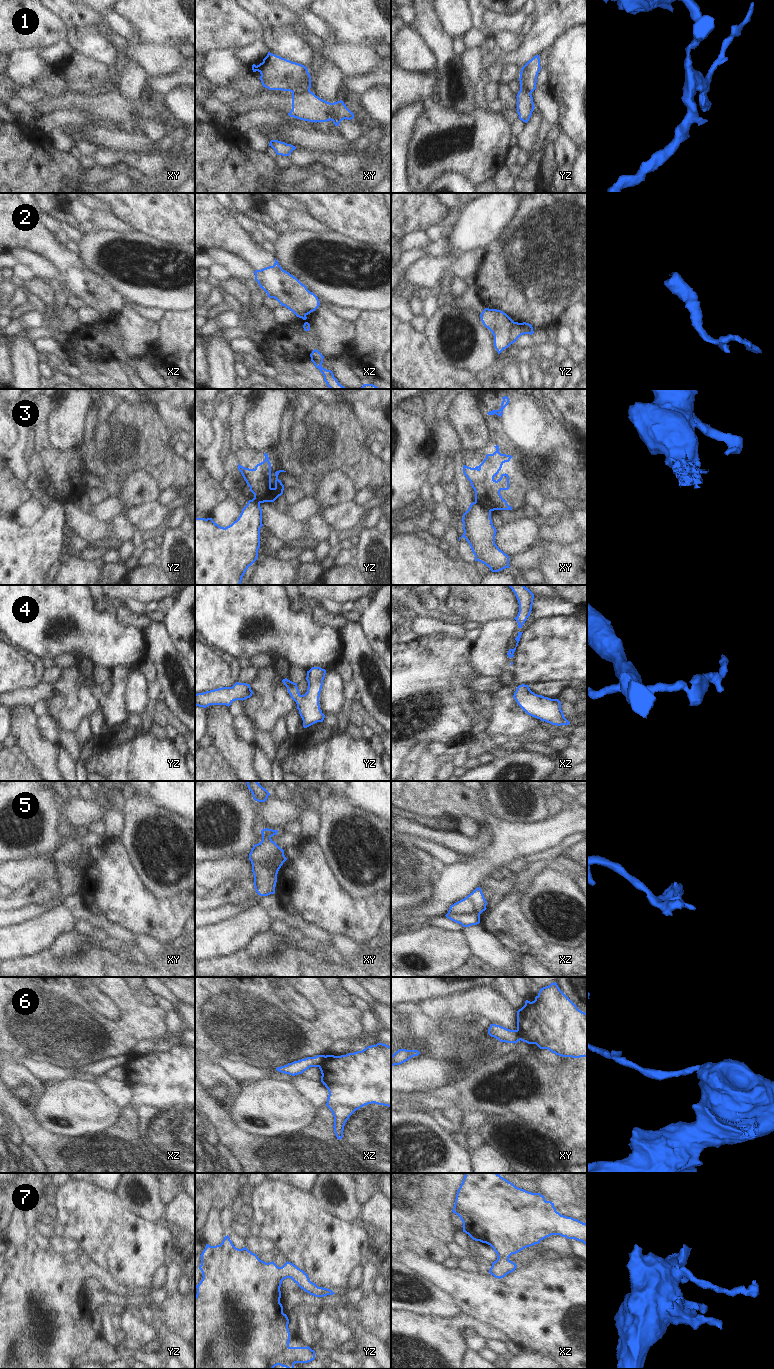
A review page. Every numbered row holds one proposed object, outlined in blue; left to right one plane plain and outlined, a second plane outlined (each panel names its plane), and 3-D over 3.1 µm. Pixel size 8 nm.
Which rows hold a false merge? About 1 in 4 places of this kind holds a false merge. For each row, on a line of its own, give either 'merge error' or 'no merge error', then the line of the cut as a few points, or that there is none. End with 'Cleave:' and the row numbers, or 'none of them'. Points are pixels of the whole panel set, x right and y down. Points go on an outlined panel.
1: merge error; cut in xy along (309, 89), (292, 93)
2: merge error; cut in yz along (514, 322), (510, 330), (511, 343)
3: merge error; cut in xy along (475, 500), (490, 511)
4: no merge error; no cut
5: merge error; cut in xy along (284, 856), (277, 855), (263, 862), (251, 861)
6: merge error; cut in xz along (326, 1056), (318, 1066)
7: no merge error; no cut
Cleave: 1, 2, 3, 5, 6

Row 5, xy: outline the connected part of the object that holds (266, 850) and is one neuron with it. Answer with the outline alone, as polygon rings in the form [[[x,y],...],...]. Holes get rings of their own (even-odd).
[[[265,828],[261,830],[261,833],[262,841],[255,844],[251,849],[250,861],[264,863],[284,854],[284,850],[271,839],[272,836],[277,835],[278,830]]]

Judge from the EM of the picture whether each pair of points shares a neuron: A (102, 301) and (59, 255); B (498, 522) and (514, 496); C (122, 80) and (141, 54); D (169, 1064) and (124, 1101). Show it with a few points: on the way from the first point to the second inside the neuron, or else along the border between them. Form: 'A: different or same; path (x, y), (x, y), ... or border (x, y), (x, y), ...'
A: same; path (92, 290), (69, 266)
B: different; border (517, 507), (491, 511)
C: different; border (126, 57), (128, 60), (137, 63), (149, 75)
D: different; border (124, 1081), (132, 1092), (130, 1104)

